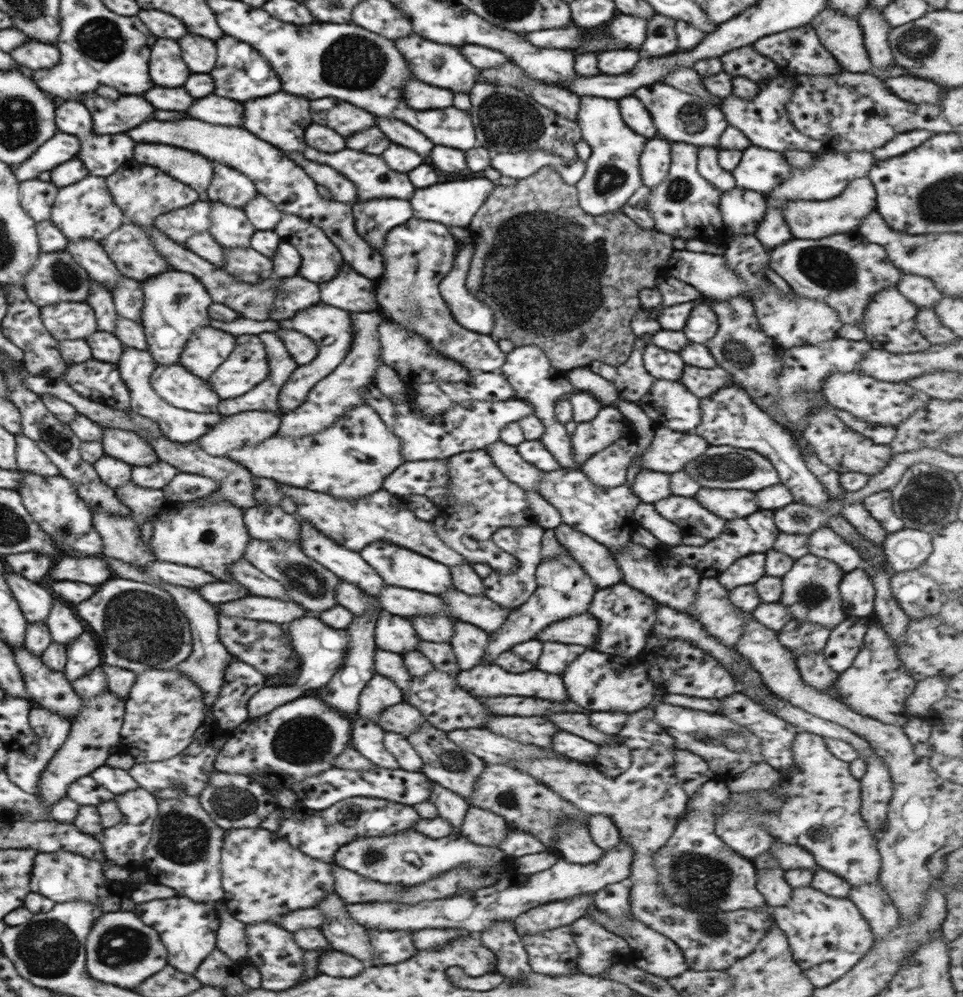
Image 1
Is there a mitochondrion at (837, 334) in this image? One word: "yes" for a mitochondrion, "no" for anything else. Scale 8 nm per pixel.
no

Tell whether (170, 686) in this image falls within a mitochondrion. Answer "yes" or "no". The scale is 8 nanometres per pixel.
yes

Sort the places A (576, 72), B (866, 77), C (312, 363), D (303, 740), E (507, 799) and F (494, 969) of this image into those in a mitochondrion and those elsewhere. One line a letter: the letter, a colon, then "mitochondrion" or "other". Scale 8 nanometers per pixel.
A: other
B: other
C: other
D: mitochondrion
E: mitochondrion
F: other

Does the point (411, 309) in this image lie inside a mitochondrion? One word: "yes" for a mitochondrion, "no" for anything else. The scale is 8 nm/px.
yes

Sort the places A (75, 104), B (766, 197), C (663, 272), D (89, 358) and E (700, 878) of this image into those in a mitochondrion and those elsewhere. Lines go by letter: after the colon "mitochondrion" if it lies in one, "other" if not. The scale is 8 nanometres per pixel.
A: other
B: other
C: other
D: other
E: mitochondrion

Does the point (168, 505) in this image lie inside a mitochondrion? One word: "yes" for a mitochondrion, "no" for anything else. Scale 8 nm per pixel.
no

